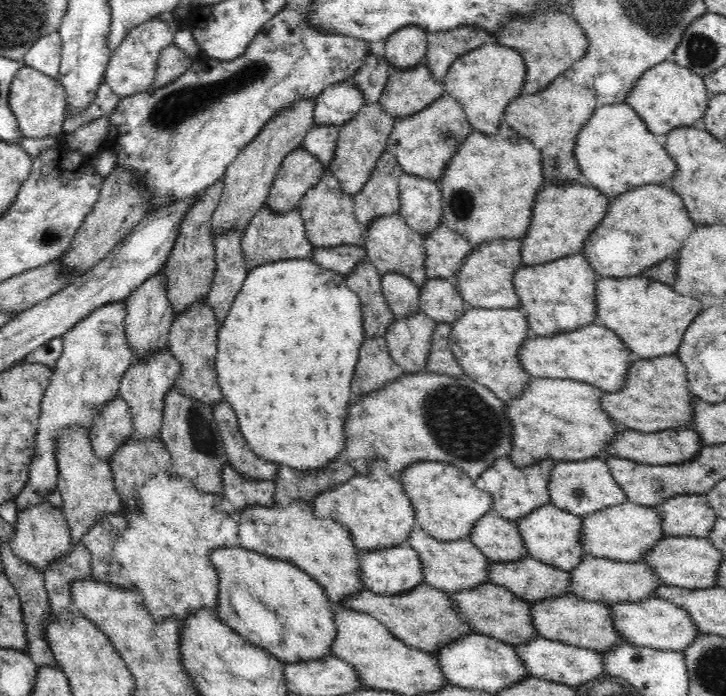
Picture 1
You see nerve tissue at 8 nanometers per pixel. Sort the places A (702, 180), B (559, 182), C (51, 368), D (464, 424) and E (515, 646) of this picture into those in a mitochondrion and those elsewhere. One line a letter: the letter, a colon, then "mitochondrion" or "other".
A: other
B: other
C: other
D: mitochondrion
E: other

